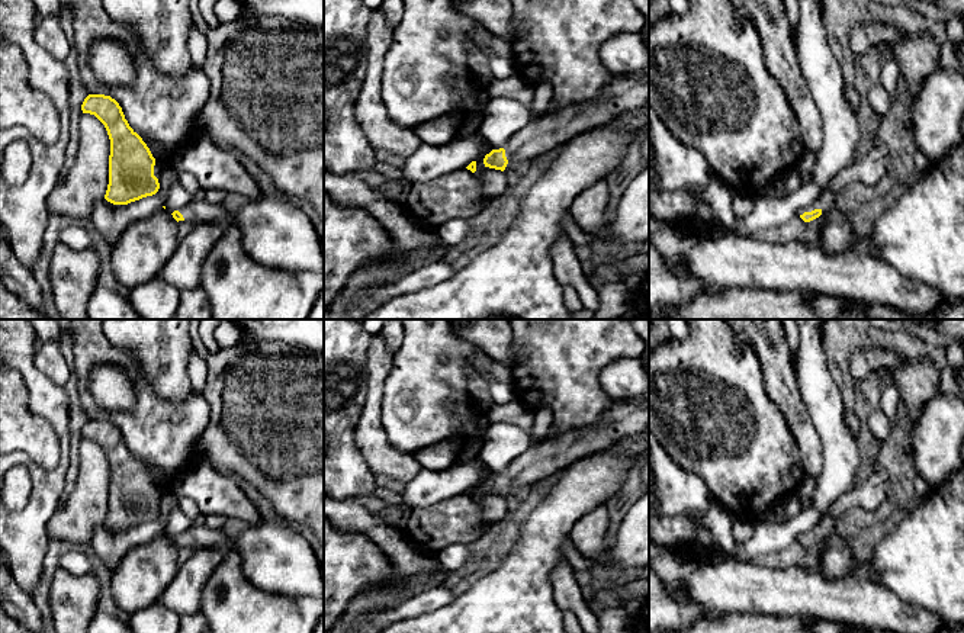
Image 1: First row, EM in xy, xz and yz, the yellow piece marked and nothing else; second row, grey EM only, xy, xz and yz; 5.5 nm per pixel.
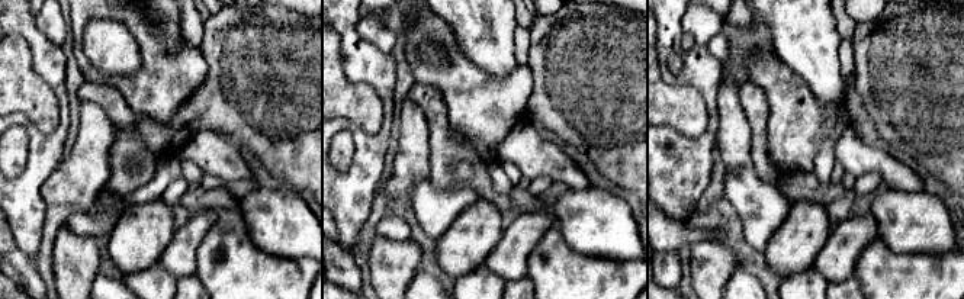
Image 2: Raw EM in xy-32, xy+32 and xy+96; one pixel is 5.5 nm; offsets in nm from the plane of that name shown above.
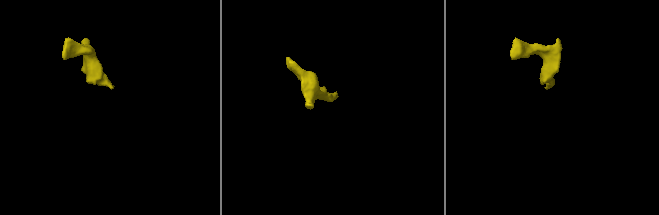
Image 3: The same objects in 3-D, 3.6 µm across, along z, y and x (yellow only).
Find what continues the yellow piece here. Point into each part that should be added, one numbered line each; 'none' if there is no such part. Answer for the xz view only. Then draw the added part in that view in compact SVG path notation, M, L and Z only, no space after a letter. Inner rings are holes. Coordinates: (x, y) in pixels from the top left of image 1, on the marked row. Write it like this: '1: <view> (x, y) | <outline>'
1: xz (625, 93) | M649 71L616 75L594 102L571 105L556 113L531 121L504 147L510 173L515 164L531 161L592 128L610 123L620 115L642 107L649 100Z

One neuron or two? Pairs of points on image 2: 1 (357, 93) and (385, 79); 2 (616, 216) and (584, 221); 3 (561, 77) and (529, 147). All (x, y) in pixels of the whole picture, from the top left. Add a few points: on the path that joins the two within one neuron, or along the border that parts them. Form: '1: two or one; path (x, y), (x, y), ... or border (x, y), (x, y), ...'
1: two; border (344, 64), (350, 80), (376, 93), (384, 118)
2: one; path (609, 218), (591, 221)
3: two; border (546, 134), (559, 142)

